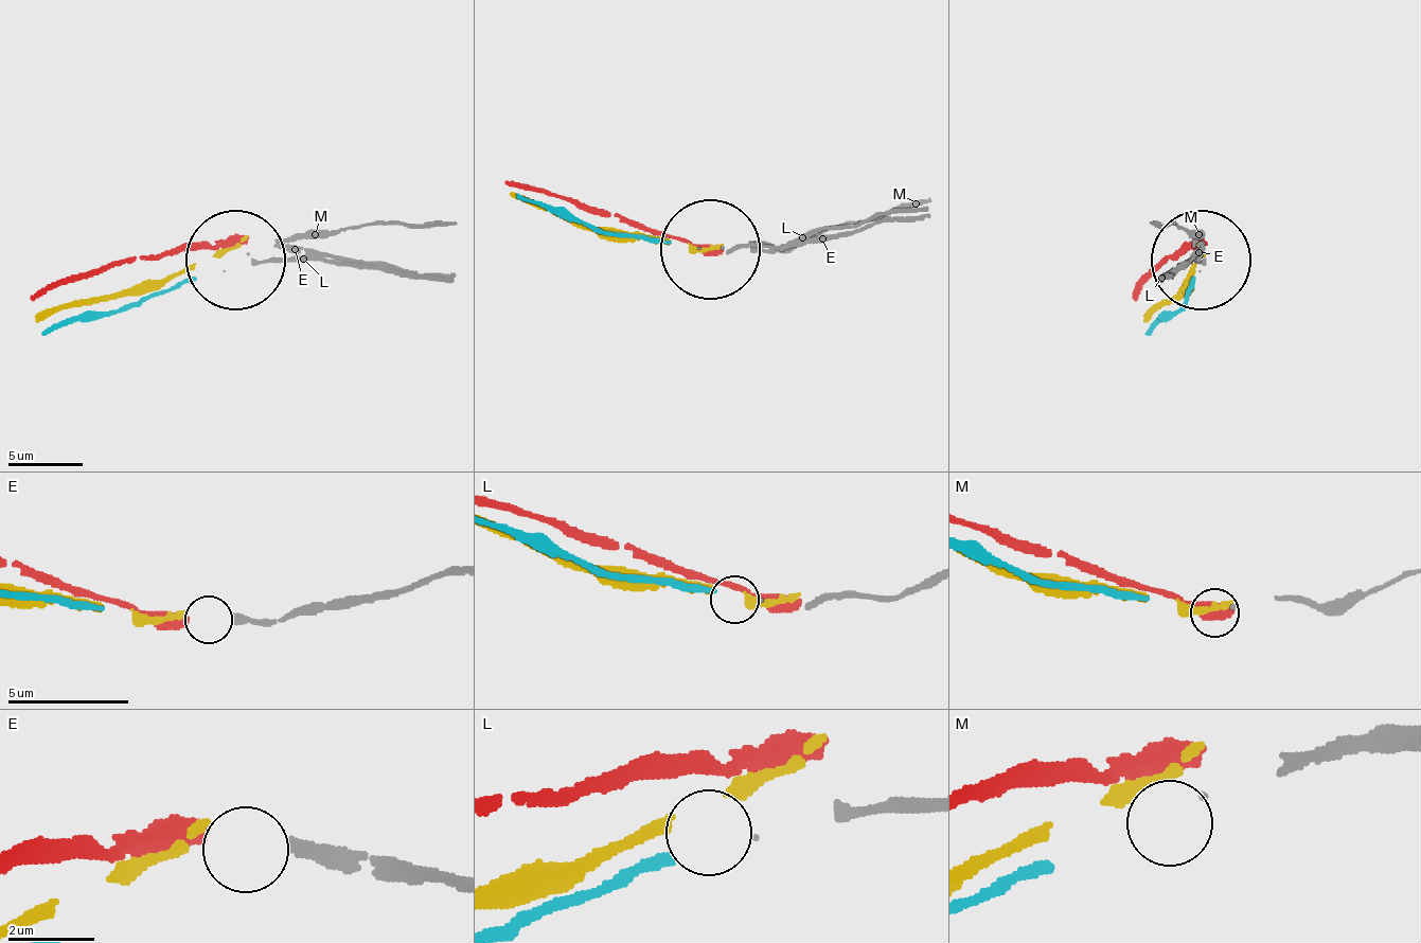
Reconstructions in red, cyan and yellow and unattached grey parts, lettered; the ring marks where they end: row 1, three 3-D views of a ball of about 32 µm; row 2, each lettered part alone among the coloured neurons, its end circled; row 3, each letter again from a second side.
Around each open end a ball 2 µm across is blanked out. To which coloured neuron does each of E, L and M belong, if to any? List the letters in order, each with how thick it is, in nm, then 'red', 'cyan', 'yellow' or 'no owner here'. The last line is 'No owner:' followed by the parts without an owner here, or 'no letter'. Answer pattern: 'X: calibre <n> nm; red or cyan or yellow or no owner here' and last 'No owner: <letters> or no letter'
E: calibre 320 nm; red
L: calibre 30 nm; cyan
M: calibre 60 nm; no owner here
No owner: M

